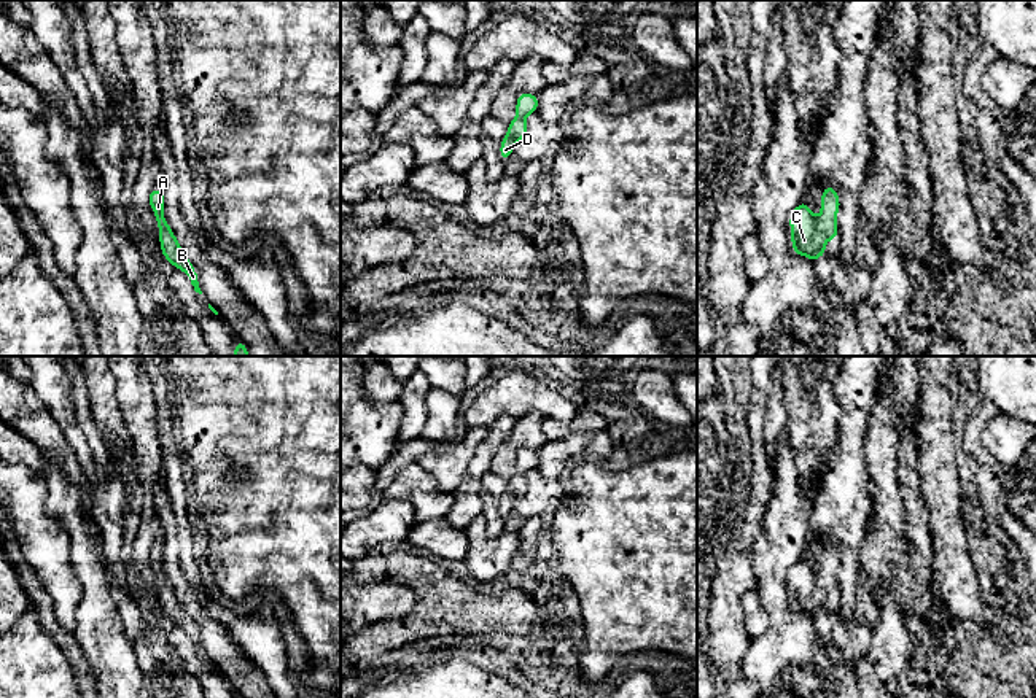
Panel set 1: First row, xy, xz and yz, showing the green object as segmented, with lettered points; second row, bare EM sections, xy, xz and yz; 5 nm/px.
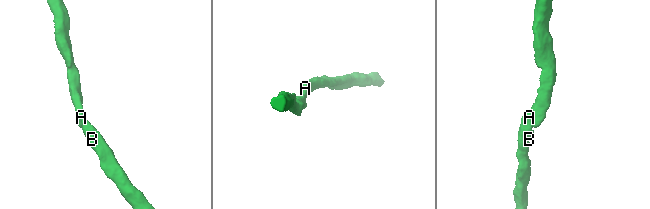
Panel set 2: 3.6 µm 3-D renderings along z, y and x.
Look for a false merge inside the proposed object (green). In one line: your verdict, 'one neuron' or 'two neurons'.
one neuron

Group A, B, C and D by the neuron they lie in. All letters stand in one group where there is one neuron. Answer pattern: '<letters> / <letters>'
A B C D

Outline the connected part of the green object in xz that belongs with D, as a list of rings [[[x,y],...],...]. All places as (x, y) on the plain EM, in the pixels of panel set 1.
[[[520,448],[516,458],[516,474],[508,480],[508,488],[500,499],[500,514],[506,518],[512,512],[512,504],[528,490],[525,474],[538,467],[538,452]]]

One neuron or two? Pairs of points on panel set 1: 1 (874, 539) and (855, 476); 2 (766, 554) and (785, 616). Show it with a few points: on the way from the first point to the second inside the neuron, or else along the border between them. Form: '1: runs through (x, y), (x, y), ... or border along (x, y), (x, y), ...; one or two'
1: border along (869, 484), (871, 512), (860, 541); two
2: runs through (772, 570), (775, 600); one

